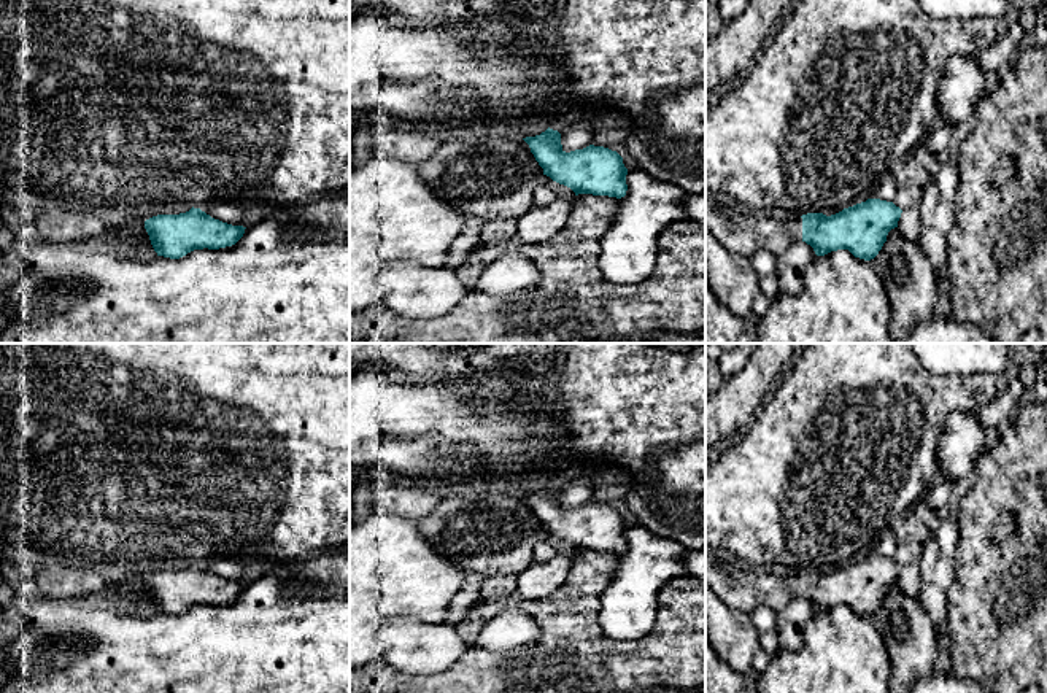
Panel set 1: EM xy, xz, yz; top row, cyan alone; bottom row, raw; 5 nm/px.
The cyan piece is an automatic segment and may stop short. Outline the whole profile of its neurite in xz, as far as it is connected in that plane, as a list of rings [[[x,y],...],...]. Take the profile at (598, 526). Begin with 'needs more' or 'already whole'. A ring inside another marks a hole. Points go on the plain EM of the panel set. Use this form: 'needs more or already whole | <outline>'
already whole | [[[550,483],[540,491],[523,496],[543,525],[543,531],[570,544],[575,552],[593,550],[616,555],[626,552],[628,525],[616,507],[589,501],[566,509],[561,501],[561,490]]]

